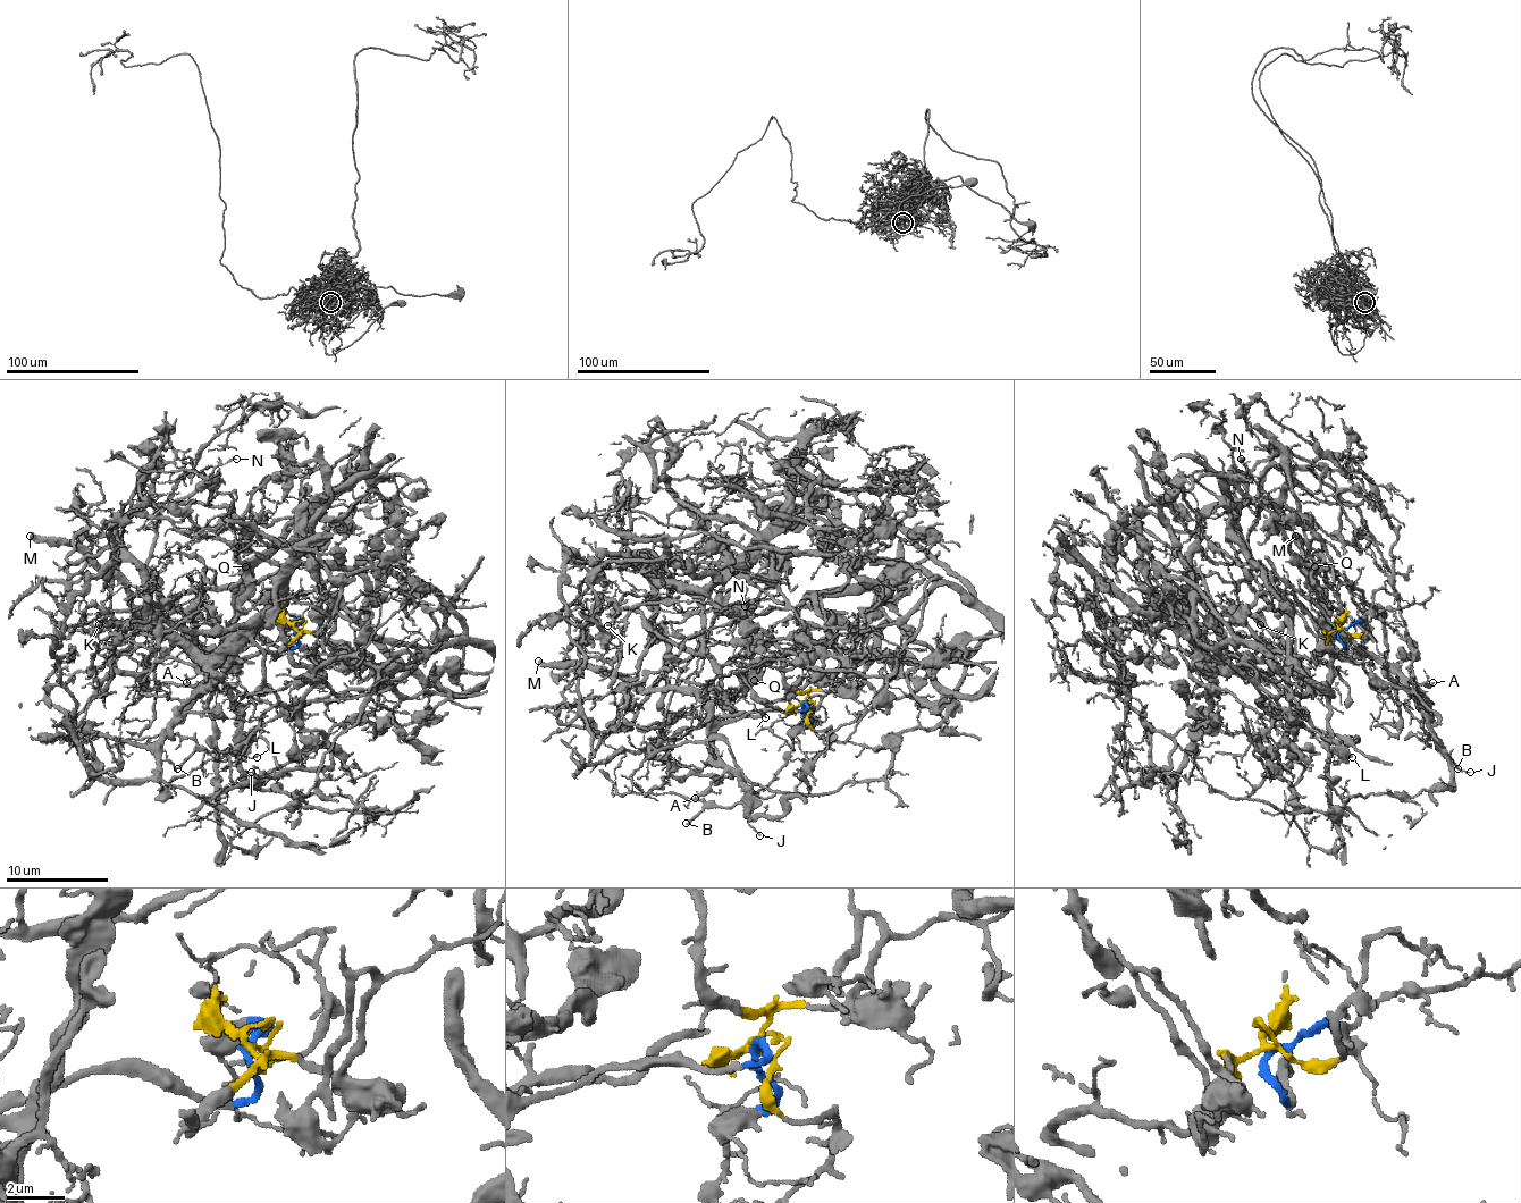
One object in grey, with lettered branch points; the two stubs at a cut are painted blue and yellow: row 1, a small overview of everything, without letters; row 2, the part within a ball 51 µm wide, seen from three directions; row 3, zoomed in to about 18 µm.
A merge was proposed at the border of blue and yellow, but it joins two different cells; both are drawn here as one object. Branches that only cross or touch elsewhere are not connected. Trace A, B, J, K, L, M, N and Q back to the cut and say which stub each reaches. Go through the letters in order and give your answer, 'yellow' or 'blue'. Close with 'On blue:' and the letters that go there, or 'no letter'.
A: blue
B: blue
J: blue
K: blue
L: blue
M: blue
N: blue
Q: blue
On blue: A, B, J, K, L, M, N, Q

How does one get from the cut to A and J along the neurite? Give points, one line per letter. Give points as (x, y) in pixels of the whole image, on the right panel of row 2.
A: (1339, 628), (1342, 644), (1347, 648), (1347, 638), (1355, 646), (1386, 658), (1406, 682), (1431, 682)
J: (1339, 628), (1347, 648), (1347, 638), (1398, 676), (1425, 717), (1435, 746), (1452, 766), (1470, 772)

